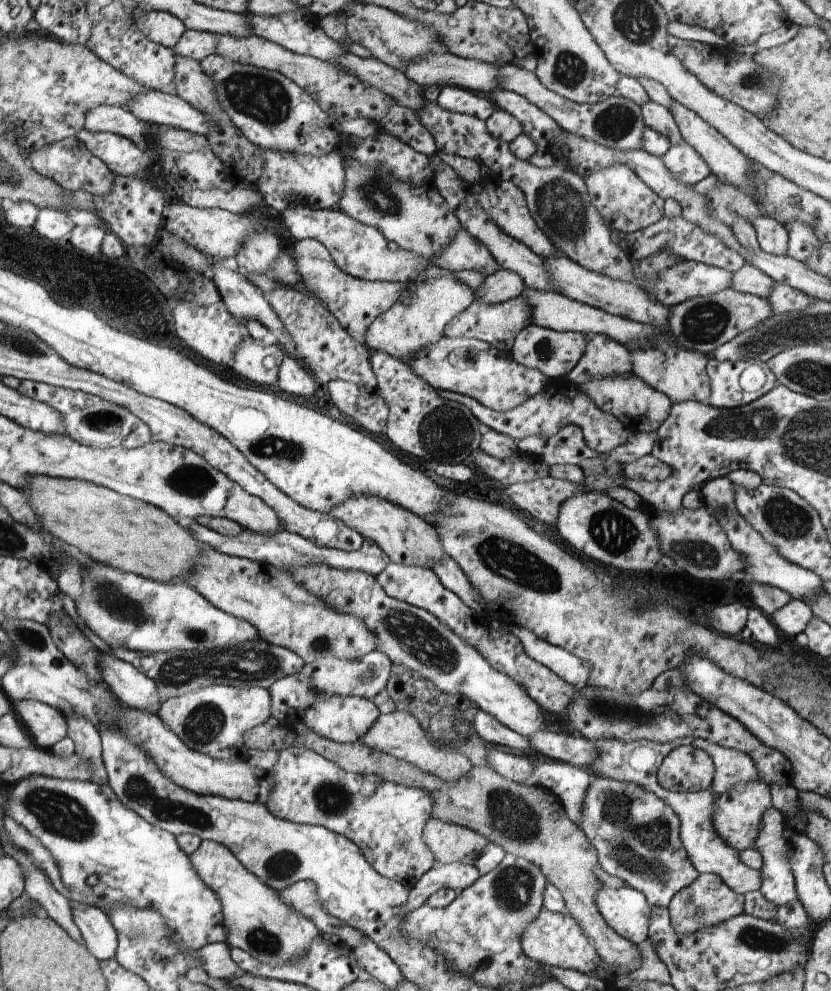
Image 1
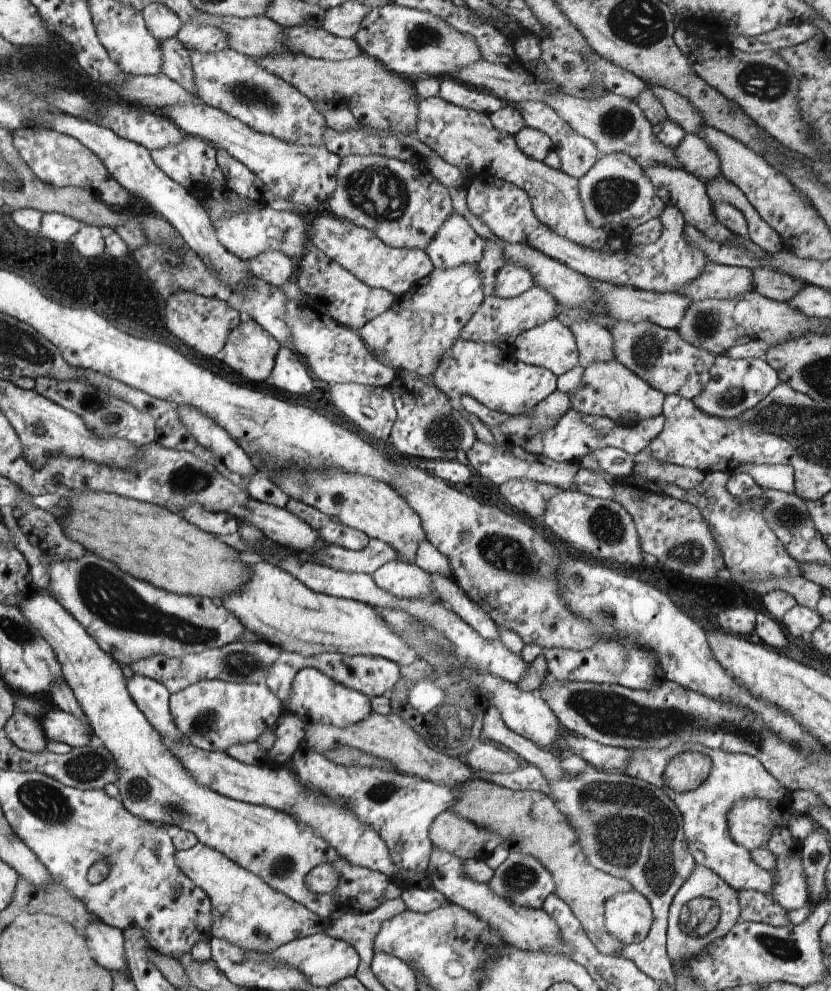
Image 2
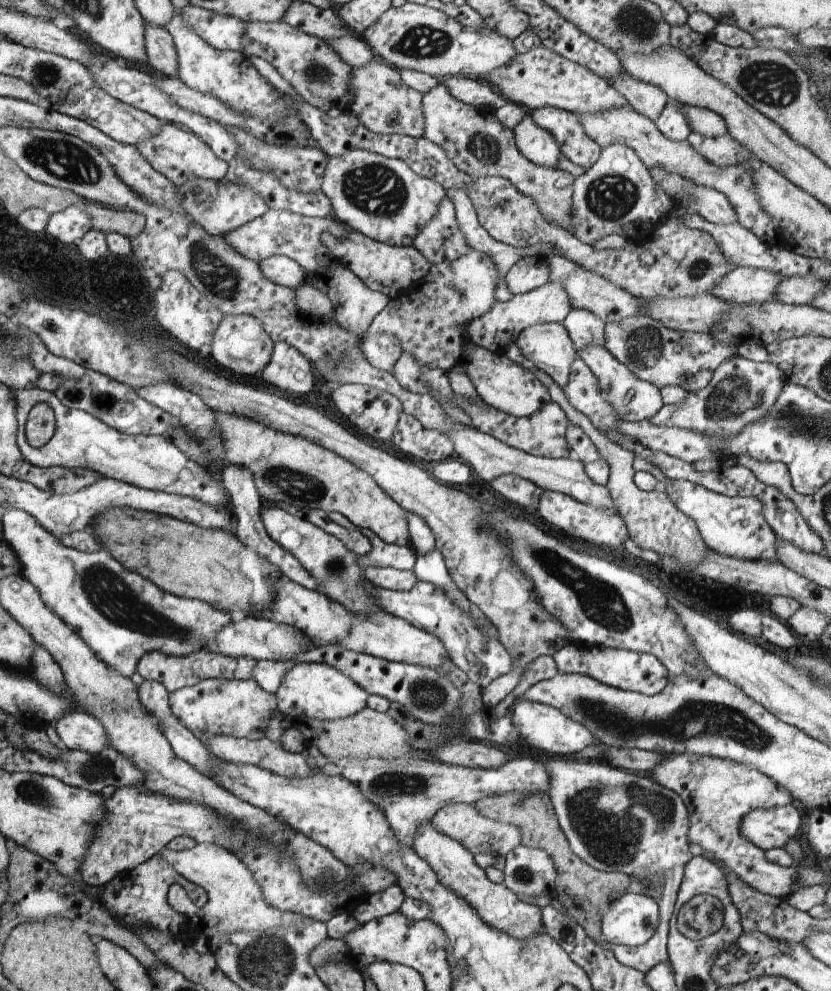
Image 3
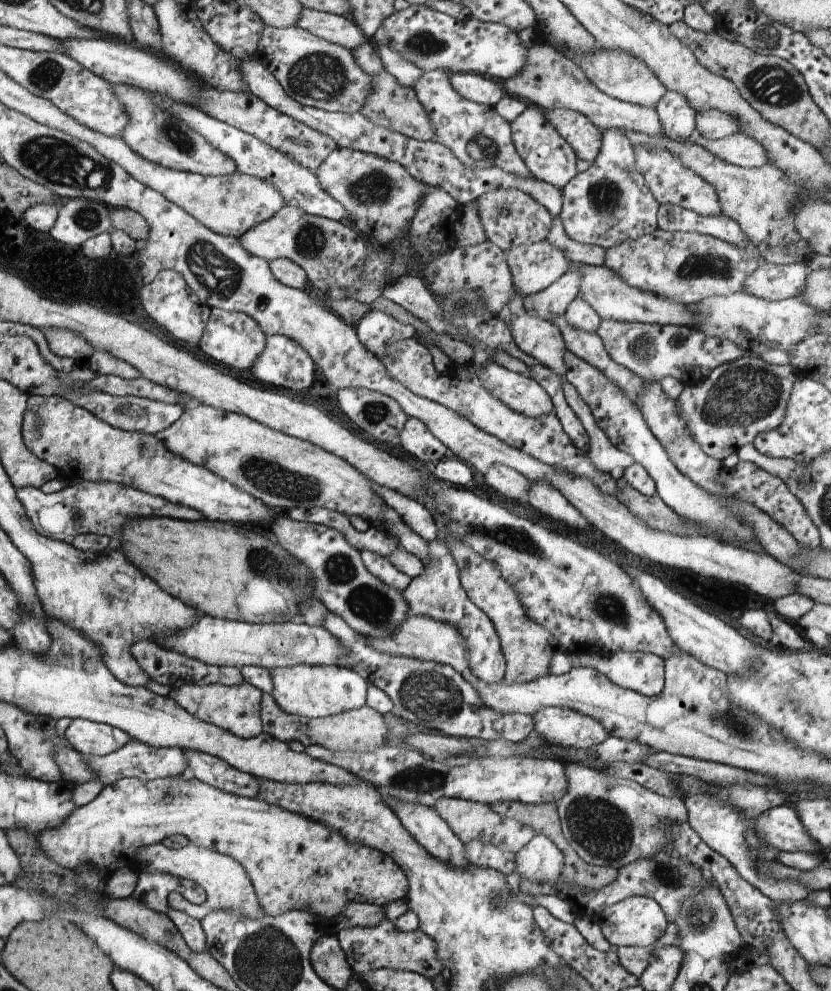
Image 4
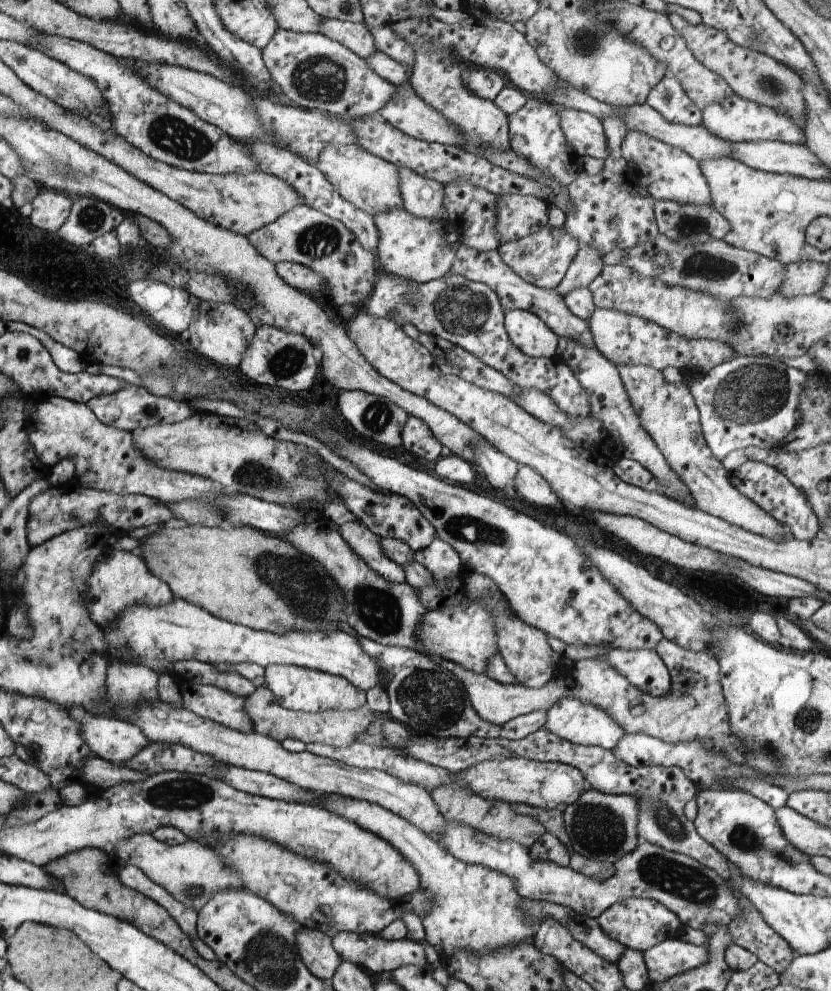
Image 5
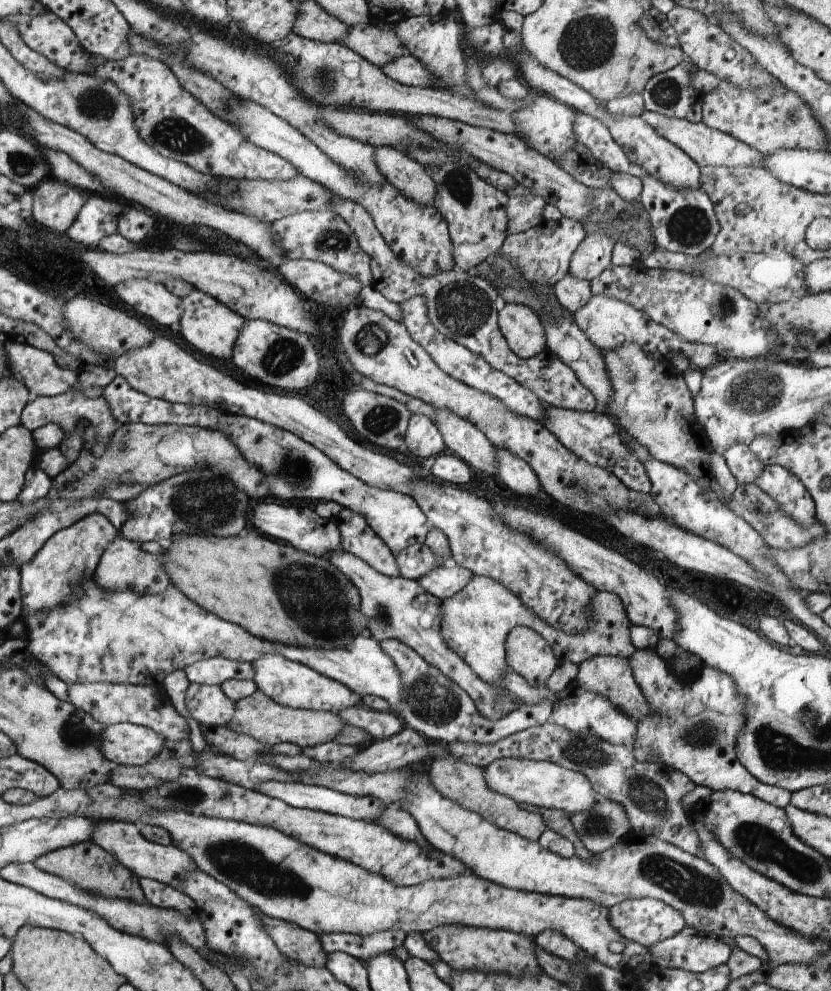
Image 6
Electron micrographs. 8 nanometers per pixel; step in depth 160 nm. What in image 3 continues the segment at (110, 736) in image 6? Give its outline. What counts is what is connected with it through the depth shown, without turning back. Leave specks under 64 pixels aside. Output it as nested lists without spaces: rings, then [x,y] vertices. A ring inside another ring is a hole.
[[[71,708],[52,725],[67,749],[98,753],[108,746],[101,722],[85,711]]]

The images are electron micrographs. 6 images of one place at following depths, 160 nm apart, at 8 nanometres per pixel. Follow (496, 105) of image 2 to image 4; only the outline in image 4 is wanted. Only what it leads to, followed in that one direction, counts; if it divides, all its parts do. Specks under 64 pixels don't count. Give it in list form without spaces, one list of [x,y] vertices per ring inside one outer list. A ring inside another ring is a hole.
[[[455,72],[451,74],[451,84],[460,95],[469,101],[482,106],[495,107],[501,101],[503,92],[497,80],[483,78],[479,74],[471,72]]]

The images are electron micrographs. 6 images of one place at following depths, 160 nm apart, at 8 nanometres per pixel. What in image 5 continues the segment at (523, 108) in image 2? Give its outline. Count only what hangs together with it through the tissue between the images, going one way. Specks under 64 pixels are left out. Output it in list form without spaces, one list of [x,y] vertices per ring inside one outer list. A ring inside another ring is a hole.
[[[559,109],[560,128],[565,140],[574,150],[574,156],[589,156],[605,162],[609,148],[601,122],[587,112]]]

